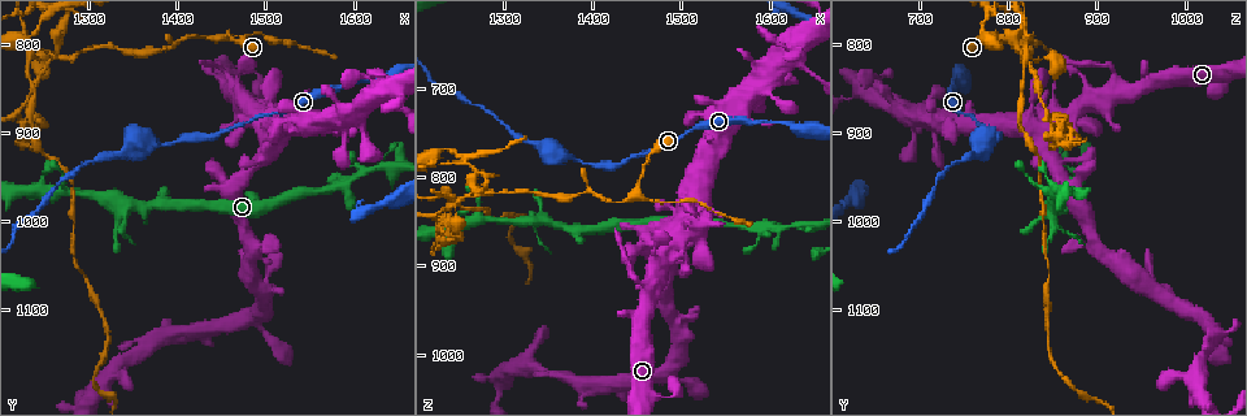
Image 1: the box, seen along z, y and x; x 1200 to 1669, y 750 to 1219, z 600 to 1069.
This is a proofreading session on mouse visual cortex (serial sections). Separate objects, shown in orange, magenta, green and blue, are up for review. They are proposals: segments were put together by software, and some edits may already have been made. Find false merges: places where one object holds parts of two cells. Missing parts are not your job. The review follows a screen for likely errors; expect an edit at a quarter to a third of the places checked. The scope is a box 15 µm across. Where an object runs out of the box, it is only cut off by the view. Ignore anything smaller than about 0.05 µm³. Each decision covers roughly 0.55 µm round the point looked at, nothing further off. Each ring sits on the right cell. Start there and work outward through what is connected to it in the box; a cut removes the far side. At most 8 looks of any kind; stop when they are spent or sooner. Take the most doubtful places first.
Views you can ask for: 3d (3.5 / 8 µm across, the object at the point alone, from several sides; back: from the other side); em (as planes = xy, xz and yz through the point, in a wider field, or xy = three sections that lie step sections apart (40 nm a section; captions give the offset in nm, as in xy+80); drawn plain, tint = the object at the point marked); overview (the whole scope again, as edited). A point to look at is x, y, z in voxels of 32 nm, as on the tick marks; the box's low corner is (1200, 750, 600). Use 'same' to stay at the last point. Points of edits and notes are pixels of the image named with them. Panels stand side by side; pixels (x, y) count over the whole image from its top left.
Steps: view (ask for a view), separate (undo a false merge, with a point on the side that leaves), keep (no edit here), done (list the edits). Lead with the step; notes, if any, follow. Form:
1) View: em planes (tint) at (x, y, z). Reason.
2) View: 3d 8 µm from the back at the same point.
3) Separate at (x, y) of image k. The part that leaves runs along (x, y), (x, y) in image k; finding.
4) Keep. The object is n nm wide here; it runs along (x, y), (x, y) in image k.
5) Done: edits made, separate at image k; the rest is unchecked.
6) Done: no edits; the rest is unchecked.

View: 3d 3.5 µm at (1645, 835, 745). Two arms at a narrow angle.

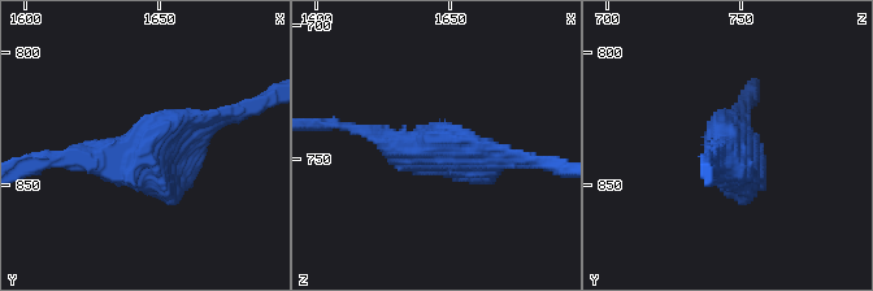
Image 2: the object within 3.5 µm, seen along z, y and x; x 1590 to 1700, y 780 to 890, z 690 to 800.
View: em planes (tint) at (1642, 839, 747). Shape alone is not enough.

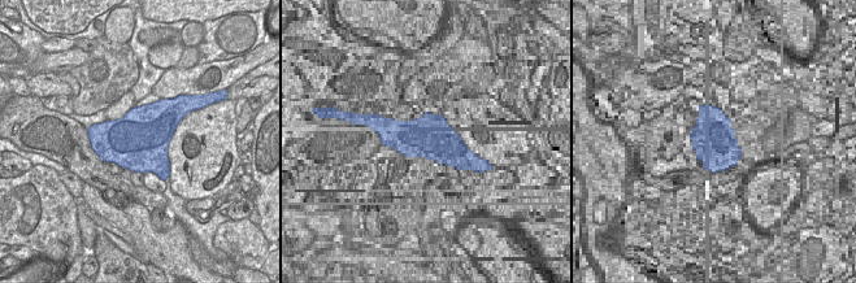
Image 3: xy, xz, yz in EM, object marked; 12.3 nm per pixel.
Keep. It runs along (60, 160), (133, 164), (204, 116) in image 2; all the same cell.

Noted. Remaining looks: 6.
View: 3d 3.5 µm at (1605, 945, 855). Arms part here.

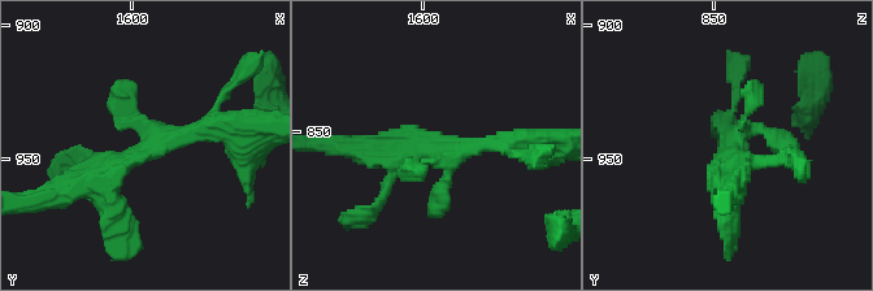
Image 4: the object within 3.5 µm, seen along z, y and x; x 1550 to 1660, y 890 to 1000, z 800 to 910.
View: em xy step 5 (tint) at (1605, 945, 856). Need the tissue.

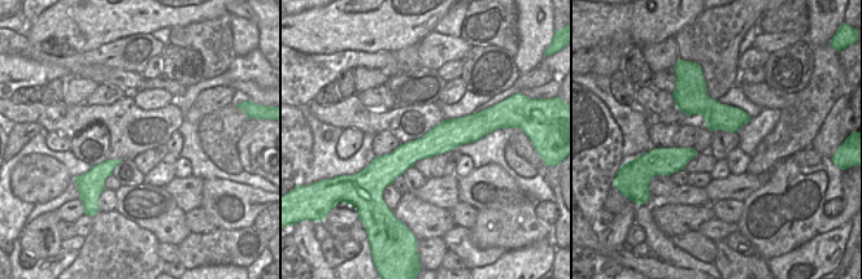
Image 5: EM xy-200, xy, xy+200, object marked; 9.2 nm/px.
Keep. It runs along (482, 131), (375, 162) in image 5; one cell here.

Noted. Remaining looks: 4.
View: 3d 3.5 µm at (1450, 790, 815). Thick turns thin.

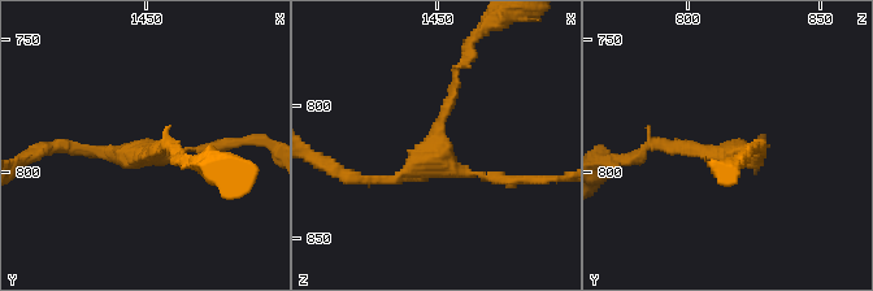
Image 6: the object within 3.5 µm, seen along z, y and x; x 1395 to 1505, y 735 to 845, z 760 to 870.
View: em xy step 3 (tint) at (1449, 793, 817).

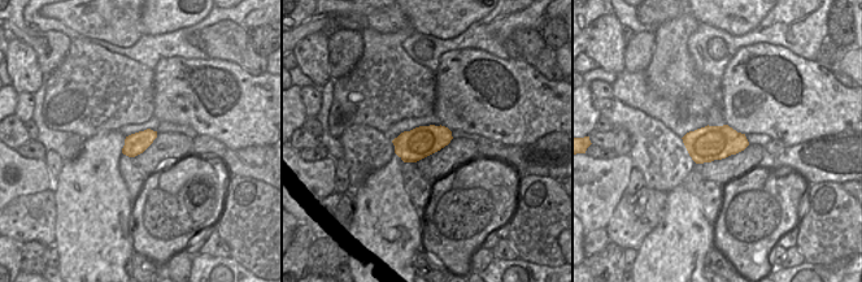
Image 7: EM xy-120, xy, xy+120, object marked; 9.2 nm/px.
Keep. 3 arms meet here; it runs along (652, 144), (742, 156), (761, 144) in image 6; one cell here.

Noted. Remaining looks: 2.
Done: no edits; the rest is unchecked.

